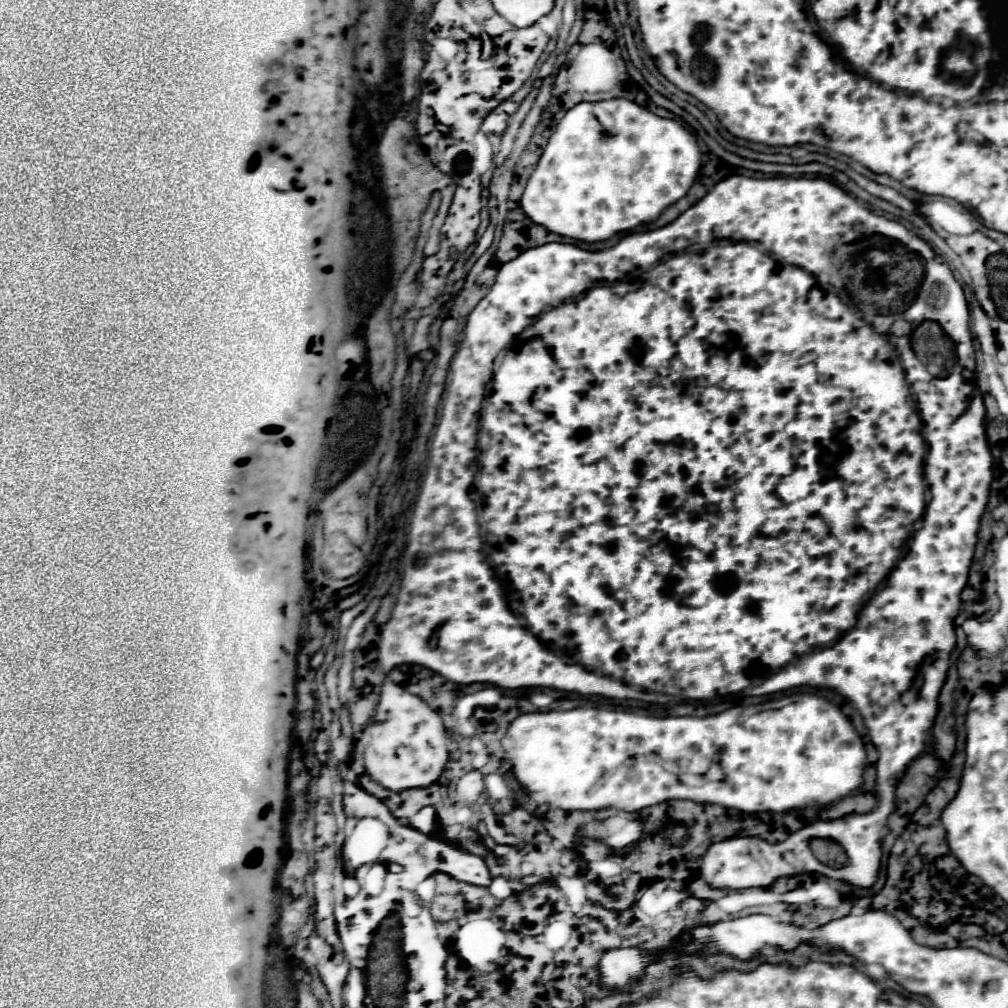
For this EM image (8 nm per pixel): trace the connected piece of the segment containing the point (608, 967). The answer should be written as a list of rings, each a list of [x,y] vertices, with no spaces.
[[[636,946],[605,951],[607,950],[599,954],[600,972],[602,972],[600,984],[606,984],[608,988],[616,988],[616,990],[626,990],[632,984],[632,980],[642,974],[644,966],[654,960],[652,954],[642,952]]]

